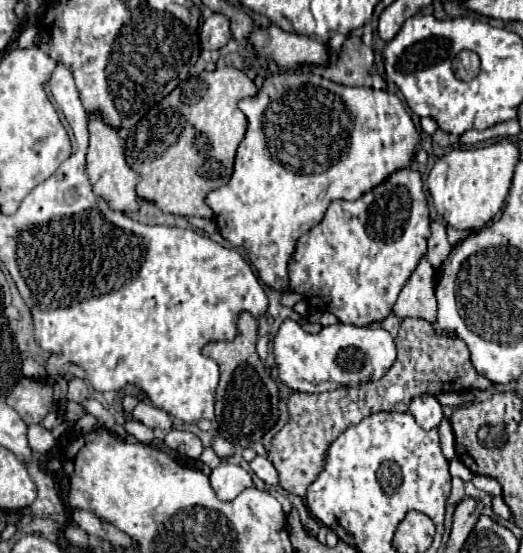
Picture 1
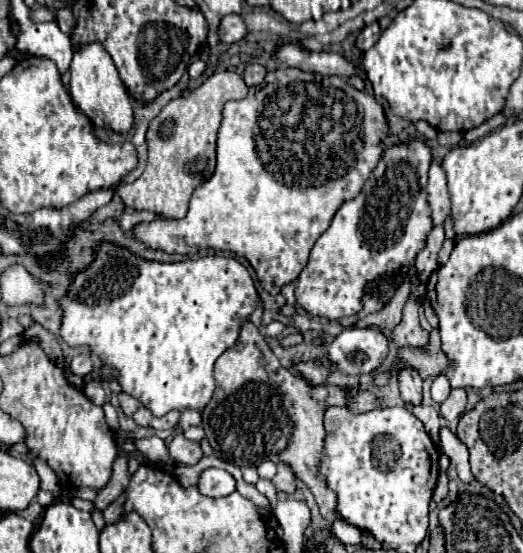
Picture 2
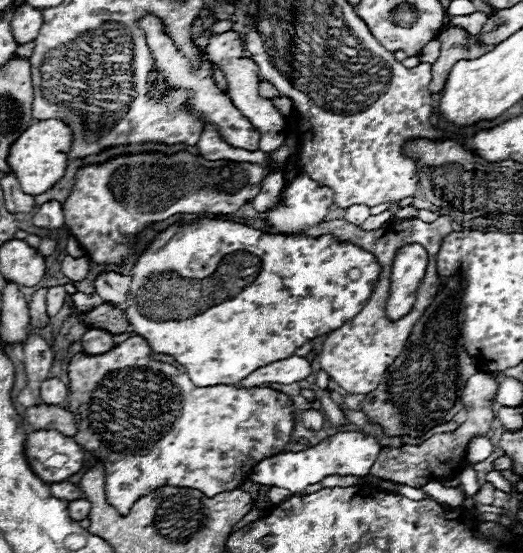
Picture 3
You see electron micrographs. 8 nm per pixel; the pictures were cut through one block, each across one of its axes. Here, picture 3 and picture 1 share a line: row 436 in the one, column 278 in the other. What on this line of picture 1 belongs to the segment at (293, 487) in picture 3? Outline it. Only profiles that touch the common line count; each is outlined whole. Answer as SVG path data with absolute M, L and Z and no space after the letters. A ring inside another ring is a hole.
M284 320L274 336L274 358L278 378L296 392L326 392L340 386L358 386L380 380L396 360L396 348L390 332L384 328L358 328L348 324L326 326L318 334L308 334L294 320Z

